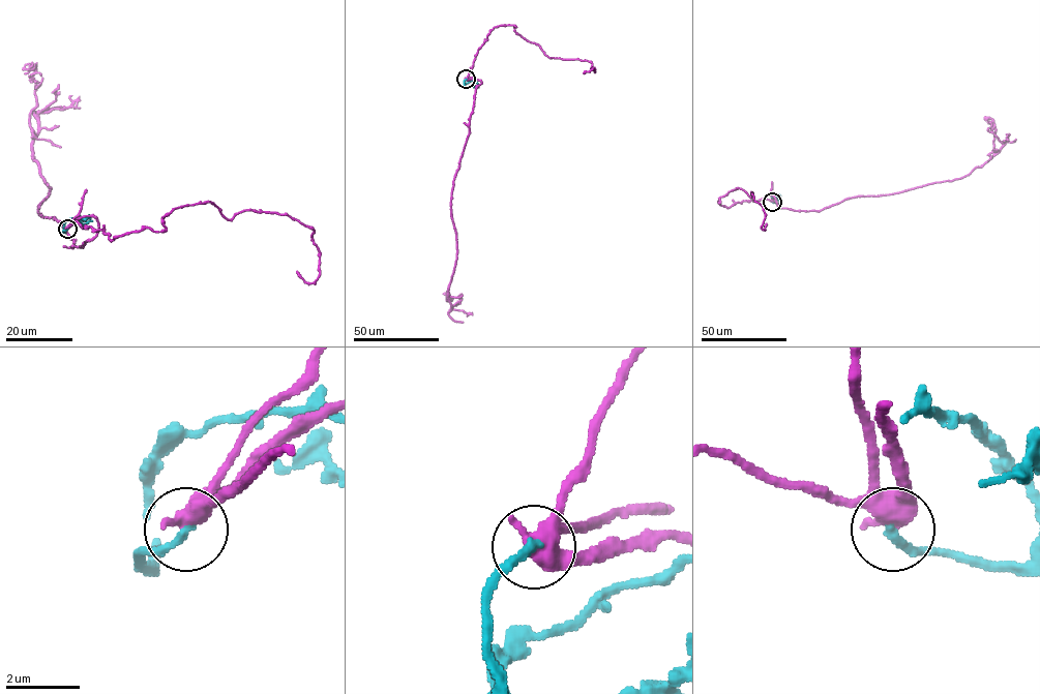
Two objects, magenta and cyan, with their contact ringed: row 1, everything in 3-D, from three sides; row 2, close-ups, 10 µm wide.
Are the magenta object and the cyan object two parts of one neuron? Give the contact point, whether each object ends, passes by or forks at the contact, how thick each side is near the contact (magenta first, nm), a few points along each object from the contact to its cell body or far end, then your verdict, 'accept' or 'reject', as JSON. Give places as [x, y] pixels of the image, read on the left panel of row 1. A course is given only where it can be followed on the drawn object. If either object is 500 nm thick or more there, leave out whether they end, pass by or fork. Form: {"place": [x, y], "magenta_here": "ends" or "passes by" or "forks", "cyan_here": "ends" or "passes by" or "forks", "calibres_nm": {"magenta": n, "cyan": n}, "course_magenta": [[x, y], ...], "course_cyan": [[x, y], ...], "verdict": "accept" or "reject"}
{"place": [67, 229], "calibres_nm": {"magenta": 600, "cyan": 240}, "course_magenta": [[67, 229], [86, 216], [98, 222], [77, 247], [55, 217], [39, 214], [50, 188], [32, 151], [31, 68]], "course_cyan": [[67, 229], [63, 231], [64, 222], [75, 217], [90, 218], [82, 218], [82, 223], [92, 220]], "verdict": "reject"}

